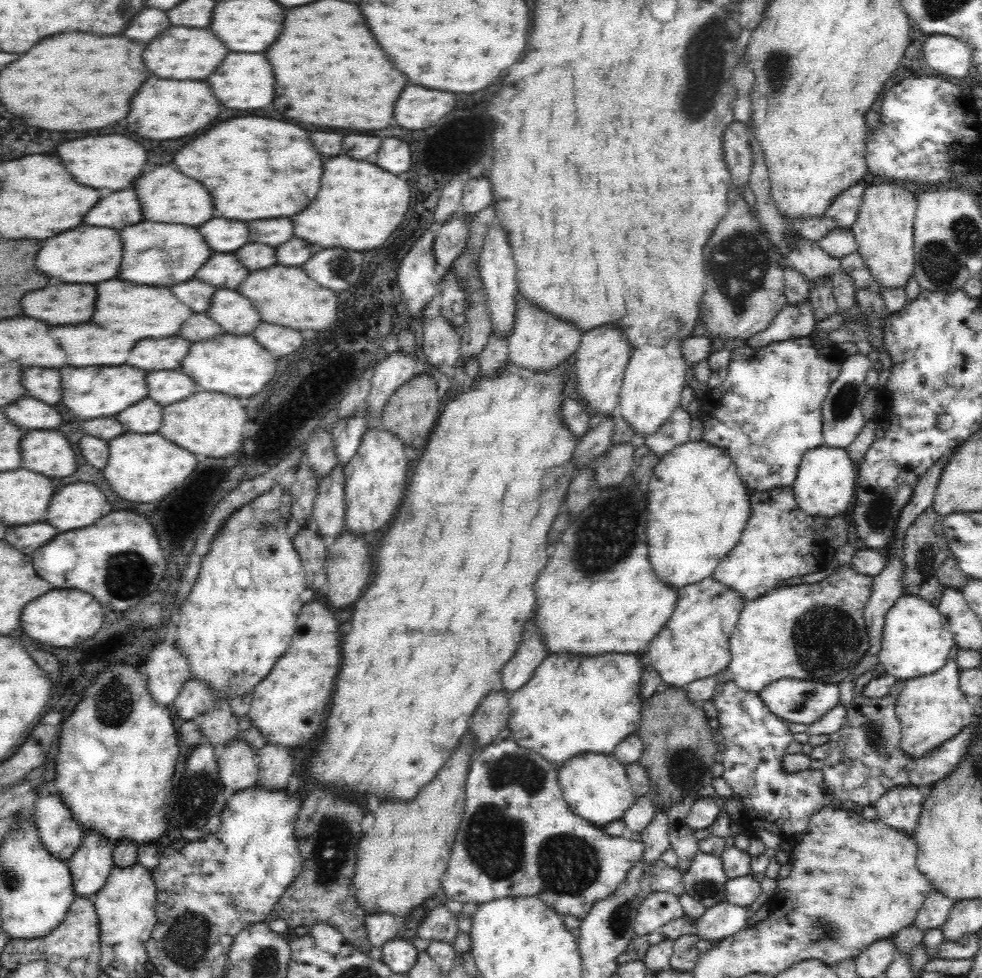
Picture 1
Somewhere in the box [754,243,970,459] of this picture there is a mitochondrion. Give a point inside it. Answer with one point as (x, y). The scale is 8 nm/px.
(845, 401)

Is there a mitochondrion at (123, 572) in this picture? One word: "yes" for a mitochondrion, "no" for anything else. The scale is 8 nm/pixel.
yes

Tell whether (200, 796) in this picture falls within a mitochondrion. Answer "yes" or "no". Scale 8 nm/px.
yes

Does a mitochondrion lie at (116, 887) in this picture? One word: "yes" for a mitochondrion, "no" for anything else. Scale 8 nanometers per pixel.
no

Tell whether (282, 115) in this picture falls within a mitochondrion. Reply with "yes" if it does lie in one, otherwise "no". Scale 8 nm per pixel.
no

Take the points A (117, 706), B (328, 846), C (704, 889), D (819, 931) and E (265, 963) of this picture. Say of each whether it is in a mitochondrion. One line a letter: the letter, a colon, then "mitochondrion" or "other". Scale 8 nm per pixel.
A: mitochondrion
B: mitochondrion
C: mitochondrion
D: mitochondrion
E: mitochondrion

